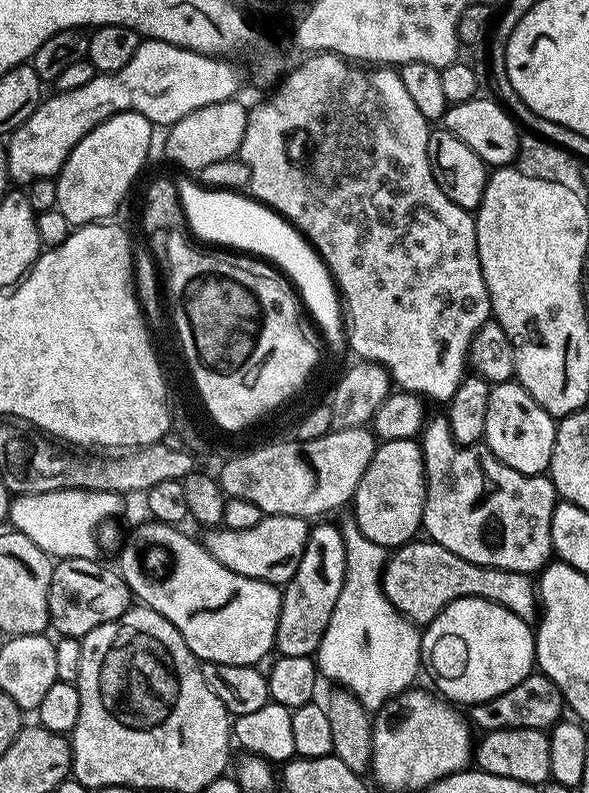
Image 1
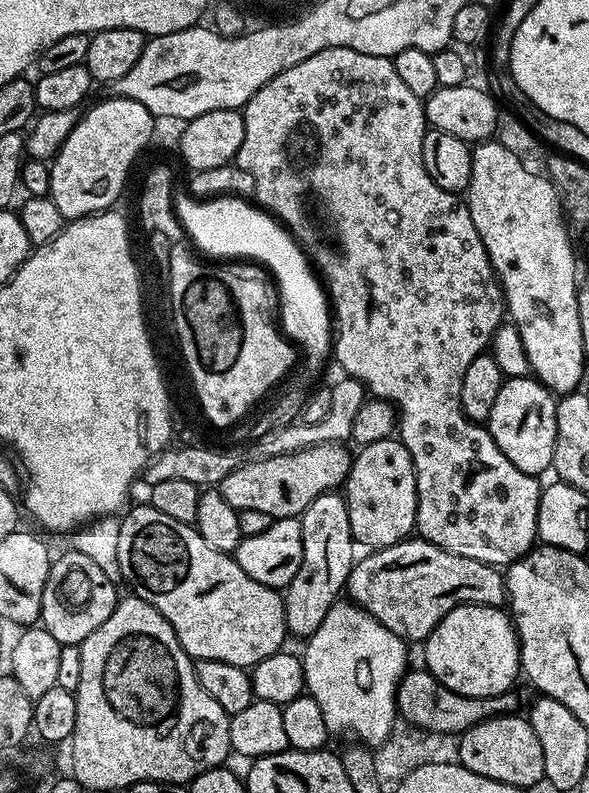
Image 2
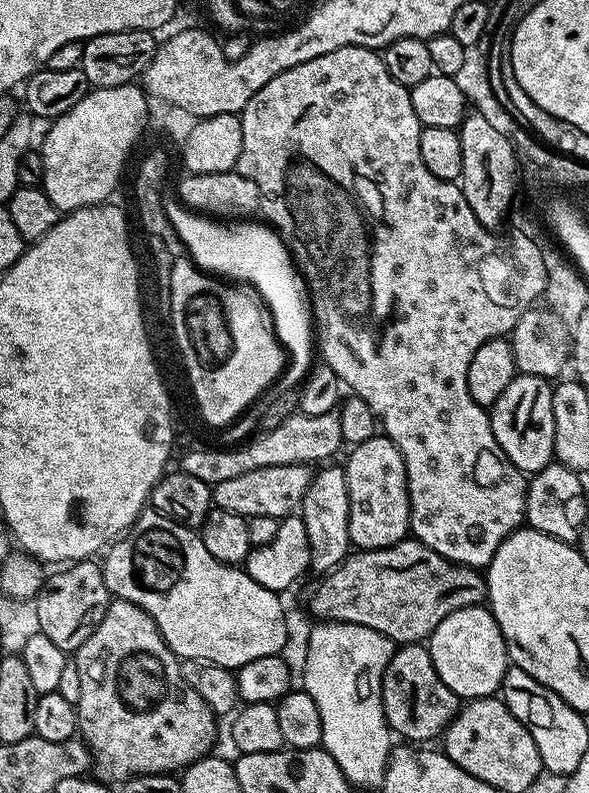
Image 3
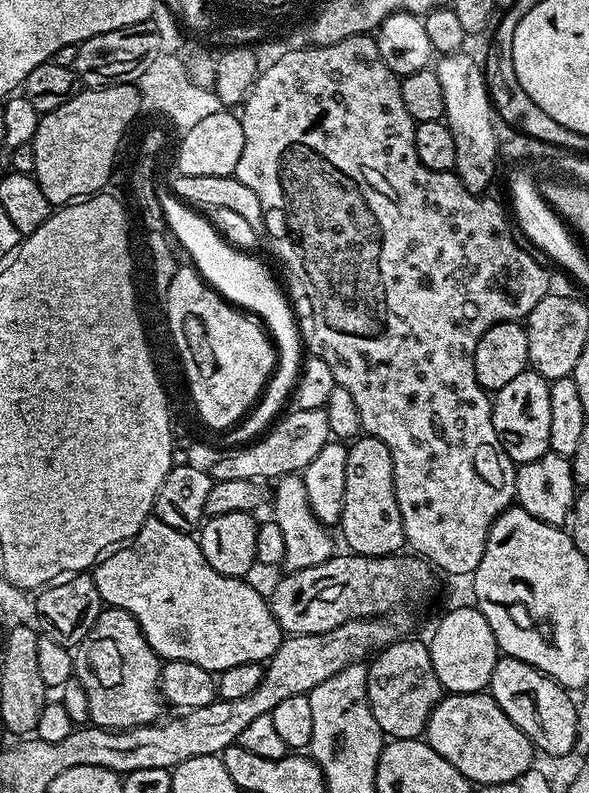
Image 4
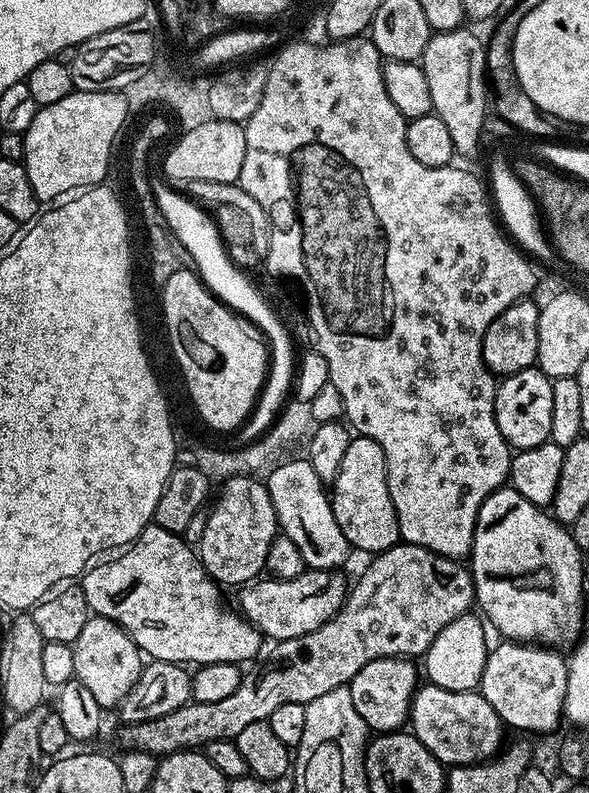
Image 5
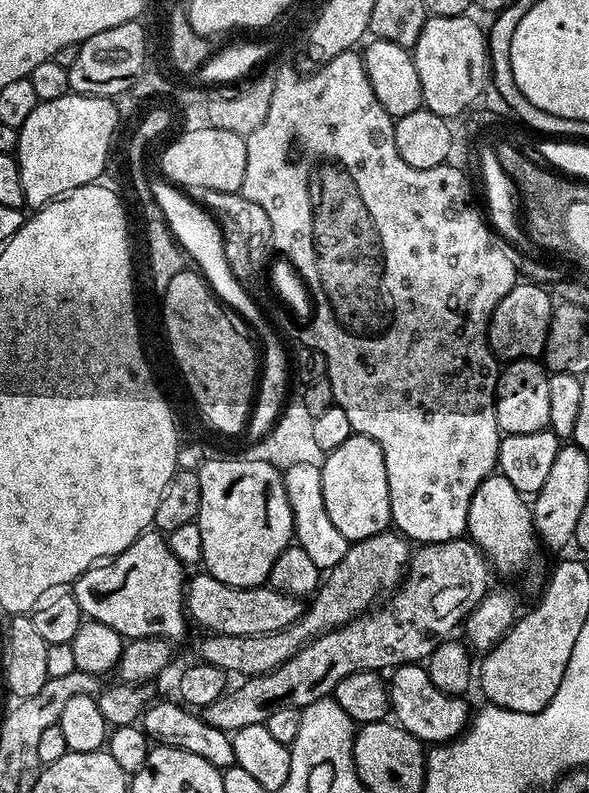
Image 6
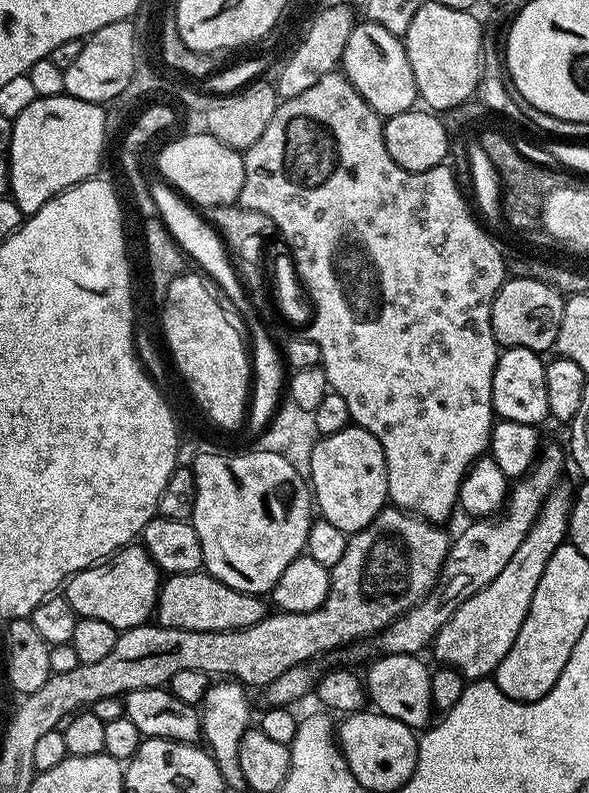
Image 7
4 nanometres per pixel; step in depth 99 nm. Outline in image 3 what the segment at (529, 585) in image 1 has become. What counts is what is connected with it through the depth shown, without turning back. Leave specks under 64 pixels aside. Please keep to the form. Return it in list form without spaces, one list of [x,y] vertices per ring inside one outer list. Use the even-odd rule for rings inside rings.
[[[415,538],[402,539],[389,548],[357,551],[331,572],[321,575],[319,580],[320,585],[308,596],[308,608],[317,616],[317,621],[337,620],[370,626],[370,630],[386,634],[400,646],[427,641],[442,618],[454,614],[454,610],[483,605],[488,598],[488,581],[477,569],[442,558],[442,554],[430,550]]]

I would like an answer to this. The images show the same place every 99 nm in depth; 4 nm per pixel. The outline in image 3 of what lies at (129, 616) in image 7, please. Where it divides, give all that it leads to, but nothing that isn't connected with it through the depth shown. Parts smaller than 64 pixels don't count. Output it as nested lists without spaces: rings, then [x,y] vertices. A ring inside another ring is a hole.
[[[145,510],[132,523],[131,528],[107,549],[106,555],[108,557],[102,560],[102,567],[104,570],[104,581],[106,582],[109,593],[115,599],[129,600],[130,602],[134,602],[142,610],[146,610],[146,614],[150,614],[150,618],[154,618],[154,622],[162,634],[166,646],[170,646],[170,650],[176,656],[179,656],[181,661],[205,660],[206,662],[214,662],[218,666],[226,666],[227,668],[235,670],[246,666],[246,662],[254,662],[254,658],[279,656],[285,651],[283,648],[284,643],[288,640],[288,620],[284,617],[284,604],[280,601],[283,599],[277,593],[266,590],[266,586],[254,582],[254,578],[250,578],[250,574],[243,567],[218,562],[218,558],[214,558],[214,554],[210,554],[210,550],[206,550],[199,531],[187,528],[186,526],[178,526],[178,522],[166,518],[161,512]]]

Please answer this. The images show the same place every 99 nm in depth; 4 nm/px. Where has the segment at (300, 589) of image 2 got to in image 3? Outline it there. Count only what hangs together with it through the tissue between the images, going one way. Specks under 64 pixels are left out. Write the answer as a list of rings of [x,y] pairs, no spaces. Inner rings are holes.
[[[324,466],[313,475],[309,488],[305,492],[304,500],[301,501],[298,515],[304,519],[306,526],[306,536],[310,538],[310,550],[312,551],[311,571],[316,574],[327,574],[333,568],[339,566],[341,562],[347,560],[350,555],[350,545],[352,539],[348,531],[350,530],[350,494],[346,486],[346,474],[343,467],[328,468],[332,466]]]

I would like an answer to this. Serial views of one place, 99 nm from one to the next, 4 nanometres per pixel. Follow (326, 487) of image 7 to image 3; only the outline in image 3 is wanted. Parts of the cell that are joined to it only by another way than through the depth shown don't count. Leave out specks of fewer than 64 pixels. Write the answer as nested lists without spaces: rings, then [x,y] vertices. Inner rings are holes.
[[[377,434],[366,438],[366,442],[355,445],[351,449],[348,461],[342,464],[346,474],[346,486],[350,494],[350,538],[357,549],[389,548],[409,535],[410,502],[408,501],[408,483],[406,482],[406,466],[398,446],[394,446],[391,438]]]

